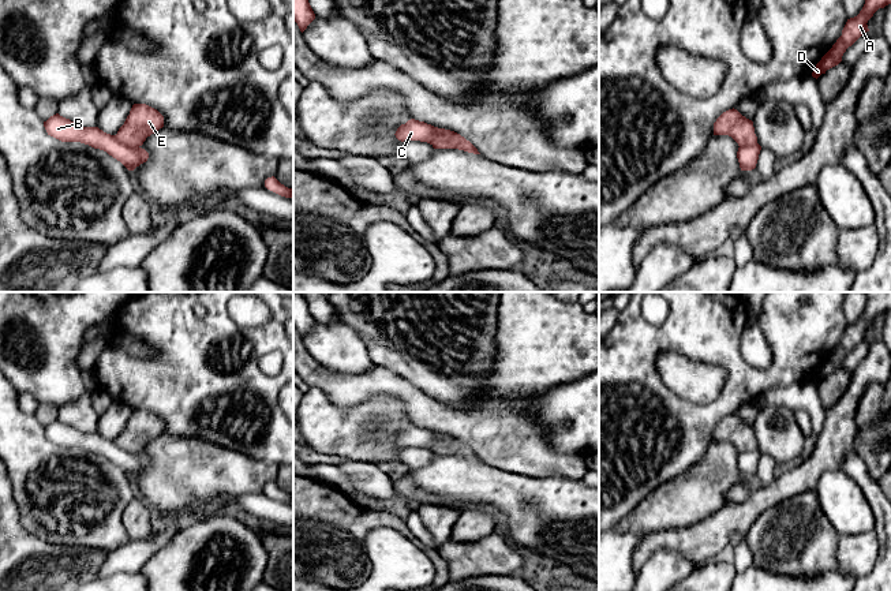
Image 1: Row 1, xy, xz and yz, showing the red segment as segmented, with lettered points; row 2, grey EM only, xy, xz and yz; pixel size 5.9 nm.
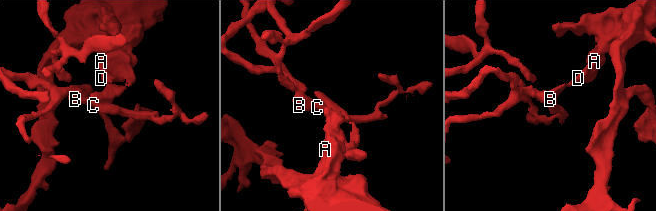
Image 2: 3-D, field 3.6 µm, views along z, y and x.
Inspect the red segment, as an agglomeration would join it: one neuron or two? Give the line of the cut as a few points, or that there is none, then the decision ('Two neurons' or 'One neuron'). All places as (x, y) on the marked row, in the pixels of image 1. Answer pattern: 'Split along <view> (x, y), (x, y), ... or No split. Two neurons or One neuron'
Split along xy (113, 135), (119, 141), (138, 148). Two neurons

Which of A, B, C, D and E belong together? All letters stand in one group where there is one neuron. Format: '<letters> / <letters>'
A D E / B C

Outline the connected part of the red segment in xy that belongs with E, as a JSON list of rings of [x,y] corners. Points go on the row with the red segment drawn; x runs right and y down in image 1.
[[[134,104],[115,138],[130,147],[139,147],[162,127],[164,116],[157,109],[146,104]]]

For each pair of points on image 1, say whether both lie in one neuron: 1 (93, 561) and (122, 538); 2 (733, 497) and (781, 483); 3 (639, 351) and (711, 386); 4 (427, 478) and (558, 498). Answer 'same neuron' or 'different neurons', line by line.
1: different neurons
2: different neurons
3: different neurons
4: same neuron

